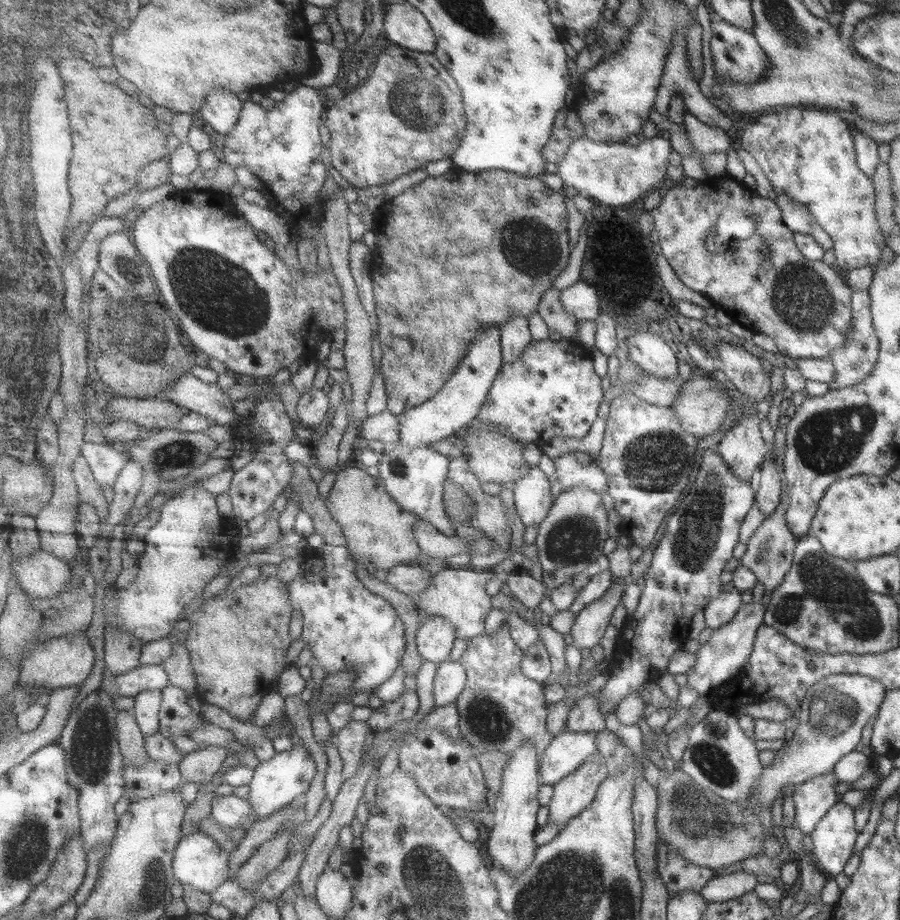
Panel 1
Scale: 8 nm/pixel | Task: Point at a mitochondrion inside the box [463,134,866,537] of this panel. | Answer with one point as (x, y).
(801, 298)

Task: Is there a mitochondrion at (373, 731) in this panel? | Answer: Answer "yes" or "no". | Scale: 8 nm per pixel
no

